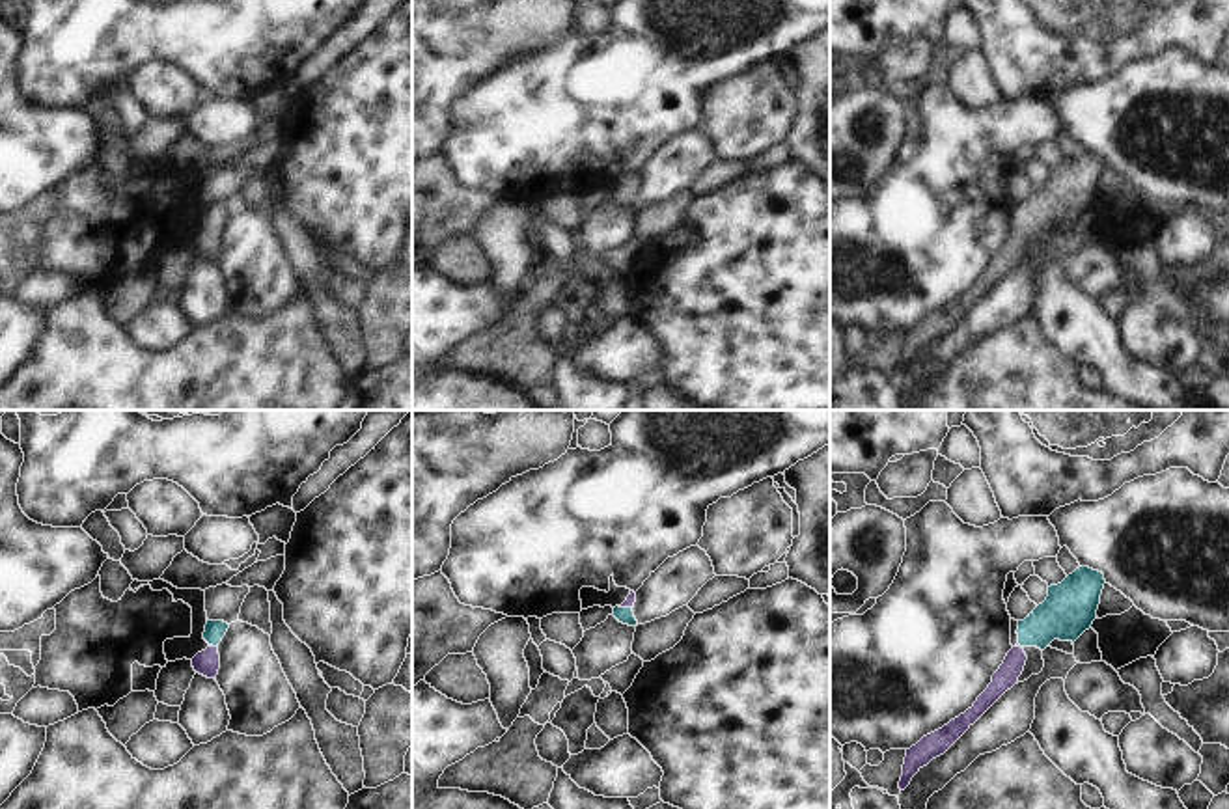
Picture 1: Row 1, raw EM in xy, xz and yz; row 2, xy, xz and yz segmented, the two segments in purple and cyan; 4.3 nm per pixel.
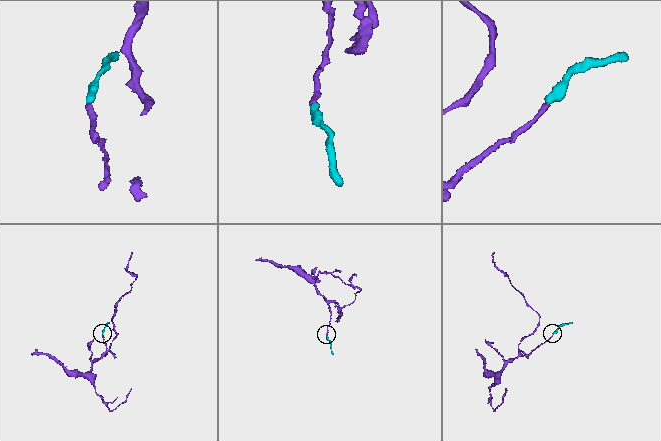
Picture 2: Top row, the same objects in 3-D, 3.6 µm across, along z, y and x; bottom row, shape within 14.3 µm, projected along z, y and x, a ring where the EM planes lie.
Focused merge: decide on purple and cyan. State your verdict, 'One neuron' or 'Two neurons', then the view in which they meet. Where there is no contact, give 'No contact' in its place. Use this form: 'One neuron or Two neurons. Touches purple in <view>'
One neuron. Touches purple in xy.

